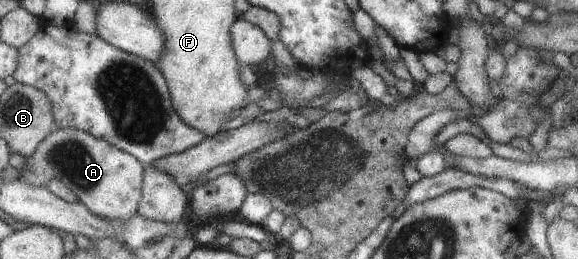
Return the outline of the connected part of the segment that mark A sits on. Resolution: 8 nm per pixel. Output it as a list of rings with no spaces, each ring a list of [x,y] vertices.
[[[55,128],[37,144],[31,155],[24,157],[21,169],[18,169],[18,180],[30,187],[45,188],[47,181],[57,178],[66,185],[79,203],[86,207],[88,212],[95,214],[98,218],[107,218],[114,222],[124,222],[136,211],[140,200],[140,185],[144,167],[132,155],[118,150],[102,139],[94,138],[92,135],[73,128]]]

